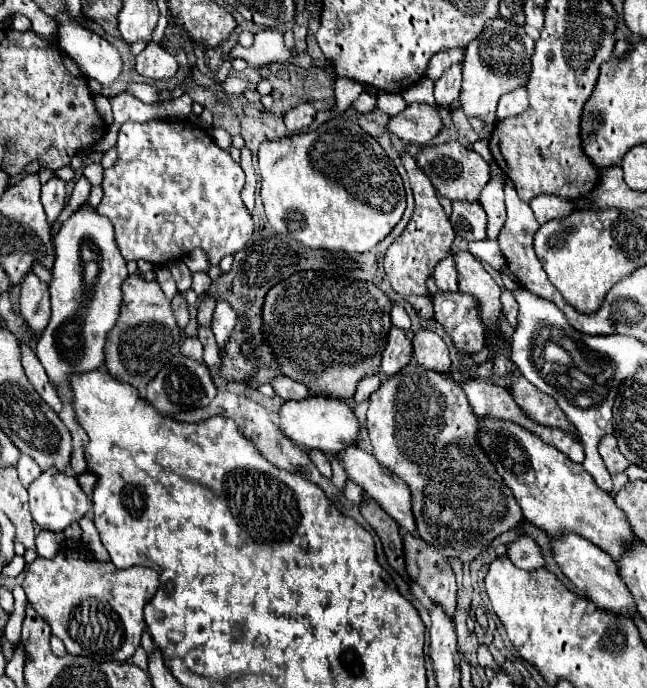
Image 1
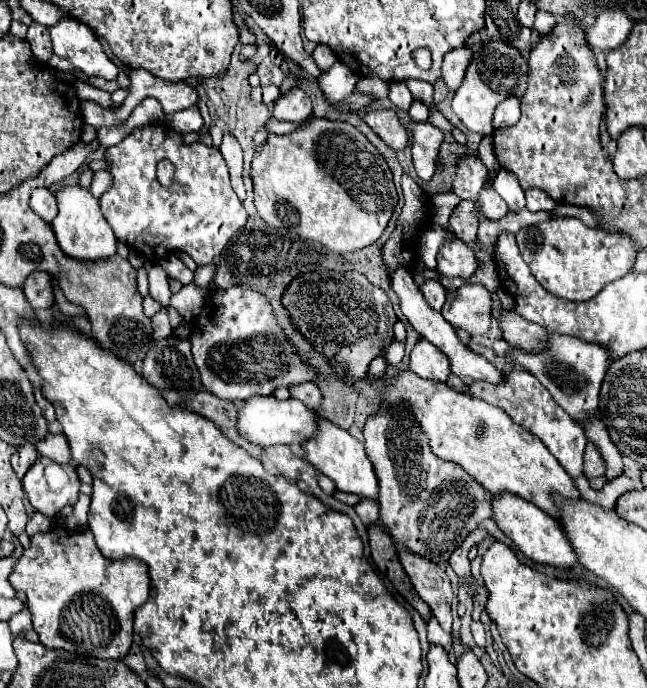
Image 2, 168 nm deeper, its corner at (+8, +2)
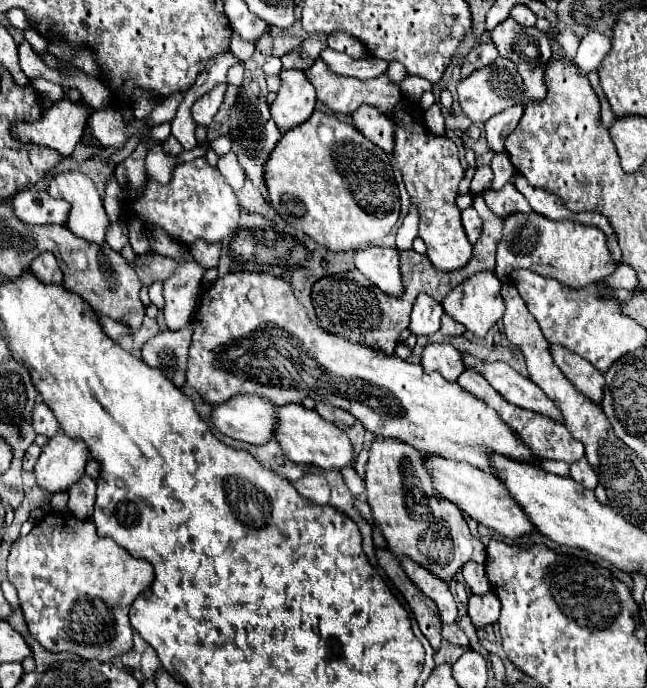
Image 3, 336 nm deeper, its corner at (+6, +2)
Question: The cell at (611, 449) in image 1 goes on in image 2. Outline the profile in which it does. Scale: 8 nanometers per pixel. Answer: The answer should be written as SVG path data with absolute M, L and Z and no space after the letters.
M587 444L585 458L583 458L583 474L585 478L595 478L605 474L605 462L593 444Z

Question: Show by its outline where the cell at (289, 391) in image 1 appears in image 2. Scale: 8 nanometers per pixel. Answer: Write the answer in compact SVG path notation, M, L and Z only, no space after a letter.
M299 384L299 386L291 386L291 396L301 400L307 408L319 412L321 410L321 400L323 400L323 394L321 390L315 386L315 384Z

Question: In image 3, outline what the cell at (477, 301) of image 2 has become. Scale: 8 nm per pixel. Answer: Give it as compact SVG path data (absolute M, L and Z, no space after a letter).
M475 274L475 278L467 278L467 282L451 290L451 294L447 294L441 304L455 322L461 322L469 332L483 338L489 332L489 328L503 316L505 306L499 290L501 290L501 282L495 274Z

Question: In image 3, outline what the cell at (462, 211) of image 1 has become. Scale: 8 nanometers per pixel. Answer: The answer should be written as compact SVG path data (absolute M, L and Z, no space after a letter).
M473 206L465 208L465 210L461 212L461 216L463 216L465 234L467 234L467 238L475 244L477 238L479 238L479 234L481 234L481 218L479 218L479 214L477 214L477 210L475 210Z

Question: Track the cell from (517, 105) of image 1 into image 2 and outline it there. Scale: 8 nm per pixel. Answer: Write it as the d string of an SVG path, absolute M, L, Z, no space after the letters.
M507 98L501 102L493 114L493 128L505 128L513 126L519 120L519 98Z

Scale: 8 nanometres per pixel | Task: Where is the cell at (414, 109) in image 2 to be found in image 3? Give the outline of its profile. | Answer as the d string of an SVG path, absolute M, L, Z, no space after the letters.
M434 103L424 115L425 125L435 135L445 134L445 118L442 109Z

